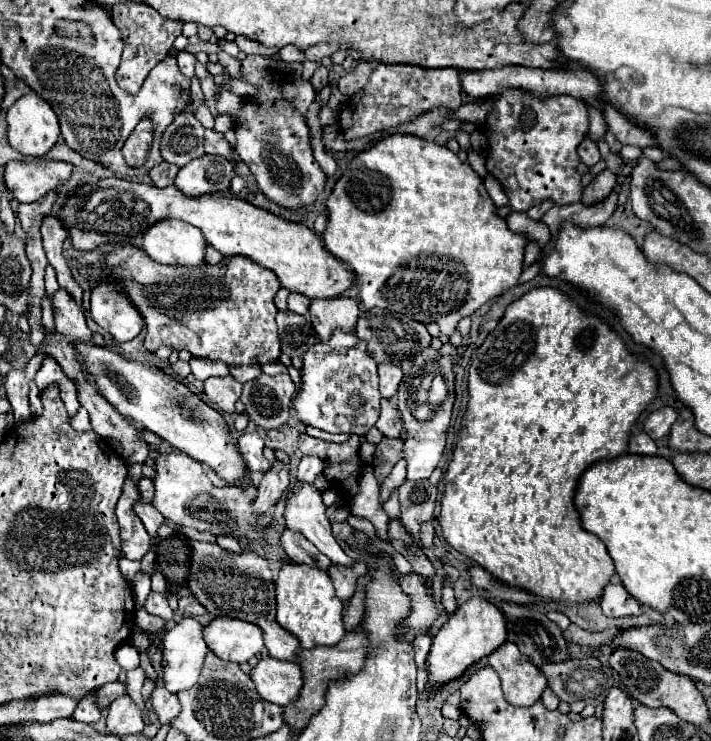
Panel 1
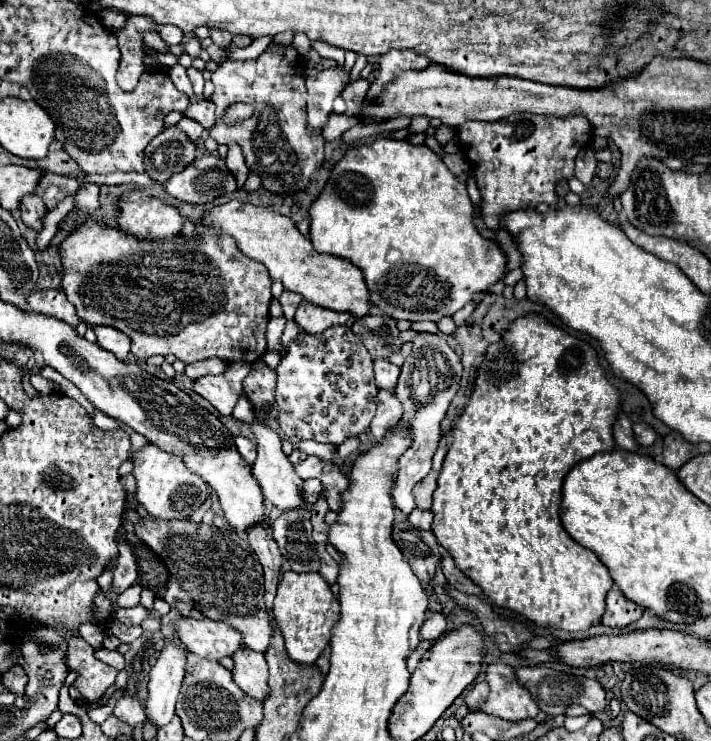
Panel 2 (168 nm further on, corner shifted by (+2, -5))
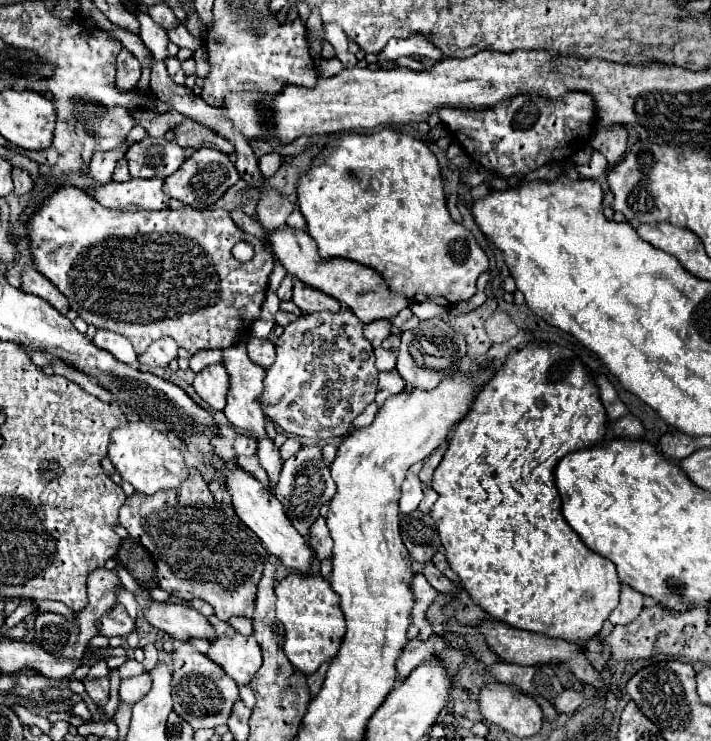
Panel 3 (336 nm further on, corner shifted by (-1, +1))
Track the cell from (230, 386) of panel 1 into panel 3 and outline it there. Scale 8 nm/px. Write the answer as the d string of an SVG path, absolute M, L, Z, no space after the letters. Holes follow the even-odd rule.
M208 365L196 373L194 389L212 409L222 411L226 407L226 395L230 389L230 375L224 365Z

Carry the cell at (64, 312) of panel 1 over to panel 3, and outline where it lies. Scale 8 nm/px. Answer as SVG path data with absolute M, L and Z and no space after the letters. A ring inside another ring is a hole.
M30 269L30 271L24 271L22 273L22 289L26 293L32 293L32 295L38 295L42 299L46 299L52 307L56 307L62 315L66 315L70 311L70 305L68 305L68 299L58 291L58 287L48 281L44 275L40 275L36 269Z

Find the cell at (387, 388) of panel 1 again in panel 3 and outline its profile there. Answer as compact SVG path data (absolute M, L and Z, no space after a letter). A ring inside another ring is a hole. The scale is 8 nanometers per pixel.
M382 347L374 349L376 353L376 369L382 373L382 371L394 371L396 367L396 353L394 351L386 351Z

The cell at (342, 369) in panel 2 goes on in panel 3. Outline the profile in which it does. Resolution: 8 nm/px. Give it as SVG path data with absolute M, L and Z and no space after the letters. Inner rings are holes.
M342 309L340 313L320 311L302 315L290 323L276 343L276 361L272 369L266 371L262 407L266 417L270 417L284 433L314 441L332 441L350 431L350 423L358 417L376 395L378 371L374 367L374 349L362 337L364 323L352 315L352 311Z

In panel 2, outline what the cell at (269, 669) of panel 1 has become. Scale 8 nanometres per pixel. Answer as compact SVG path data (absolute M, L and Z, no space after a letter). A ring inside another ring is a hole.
M239 649L239 653L233 653L233 669L231 677L237 681L237 685L253 699L263 701L267 697L267 663L263 653L251 651L251 649Z

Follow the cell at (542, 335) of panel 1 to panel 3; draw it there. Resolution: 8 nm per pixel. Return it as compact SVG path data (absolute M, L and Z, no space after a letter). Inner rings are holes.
M528 343L524 349L518 349L506 357L506 361L496 369L496 373L488 379L488 383L482 385L482 389L478 391L472 403L472 409L468 409L468 415L454 427L448 451L444 459L440 461L440 465L436 467L434 477L432 477L432 489L438 493L438 501L432 505L430 515L436 521L436 529L446 549L446 557L448 557L452 571L458 573L464 589L472 595L474 603L478 603L492 617L518 629L528 629L534 633L544 633L548 637L560 637L560 639L584 645L592 635L596 635L602 629L602 623L608 619L610 611L616 607L620 587L622 587L616 575L616 567L606 557L588 549L582 543L582 539L570 529L570 525L562 517L562 509L560 509L562 499L554 483L554 469L560 463L560 459L572 451L586 449L586 447L600 443L604 439L606 425L608 425L608 417L606 417L602 399L596 387L596 379L588 375L580 357L576 357L576 353L568 347L556 347L550 343Z

